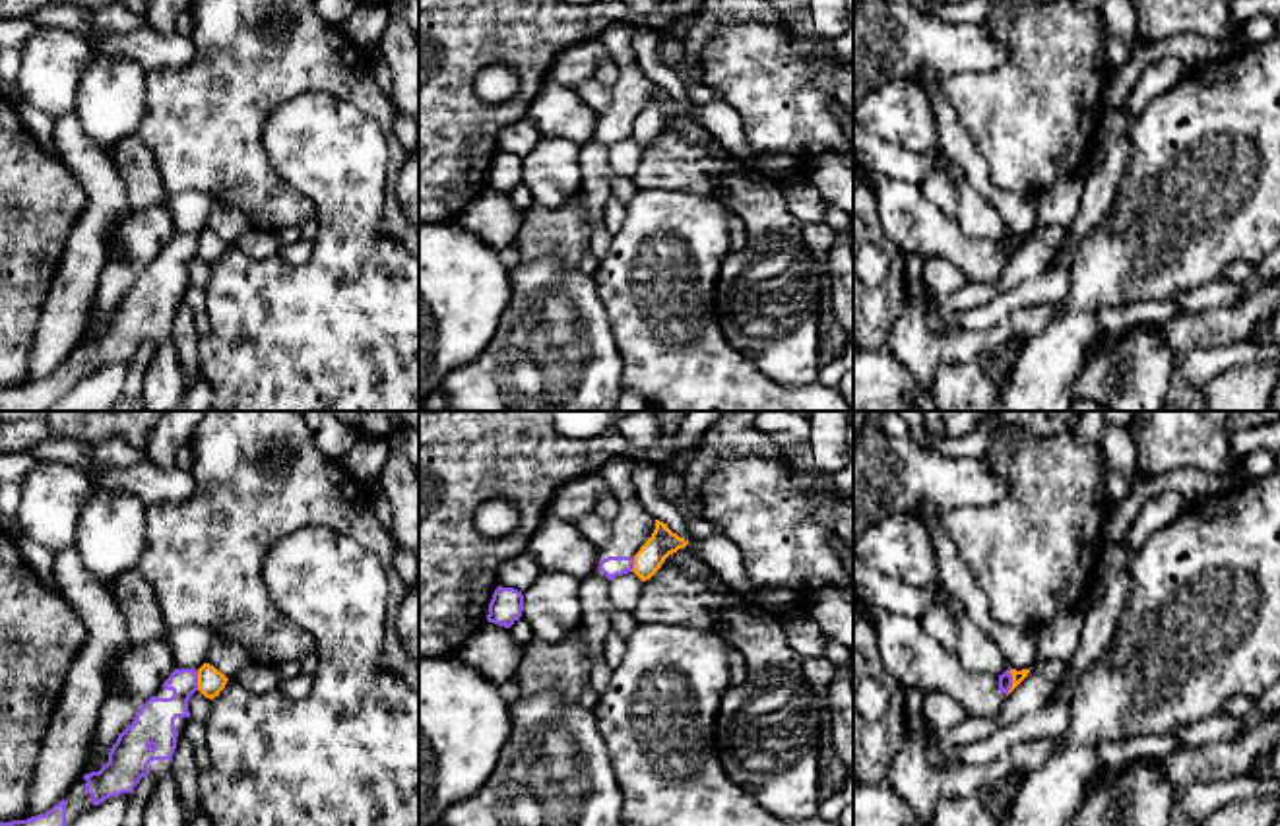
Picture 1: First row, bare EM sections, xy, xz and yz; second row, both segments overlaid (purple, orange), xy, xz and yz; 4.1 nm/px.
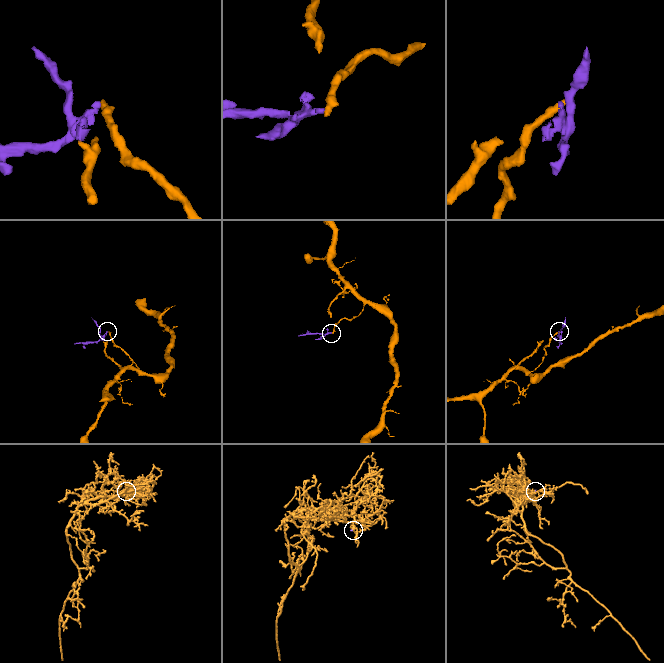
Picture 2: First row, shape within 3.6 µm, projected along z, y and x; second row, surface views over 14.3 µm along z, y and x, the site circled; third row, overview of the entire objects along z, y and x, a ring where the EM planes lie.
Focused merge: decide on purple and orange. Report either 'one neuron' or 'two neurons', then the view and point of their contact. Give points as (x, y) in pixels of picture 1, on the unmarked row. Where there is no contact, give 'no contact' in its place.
two neurons; contact yz (1011, 249)

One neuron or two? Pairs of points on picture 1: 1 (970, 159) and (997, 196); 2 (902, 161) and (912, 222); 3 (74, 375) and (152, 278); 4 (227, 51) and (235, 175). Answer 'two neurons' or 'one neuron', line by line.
1: one neuron
2: two neurons
3: one neuron
4: one neuron

